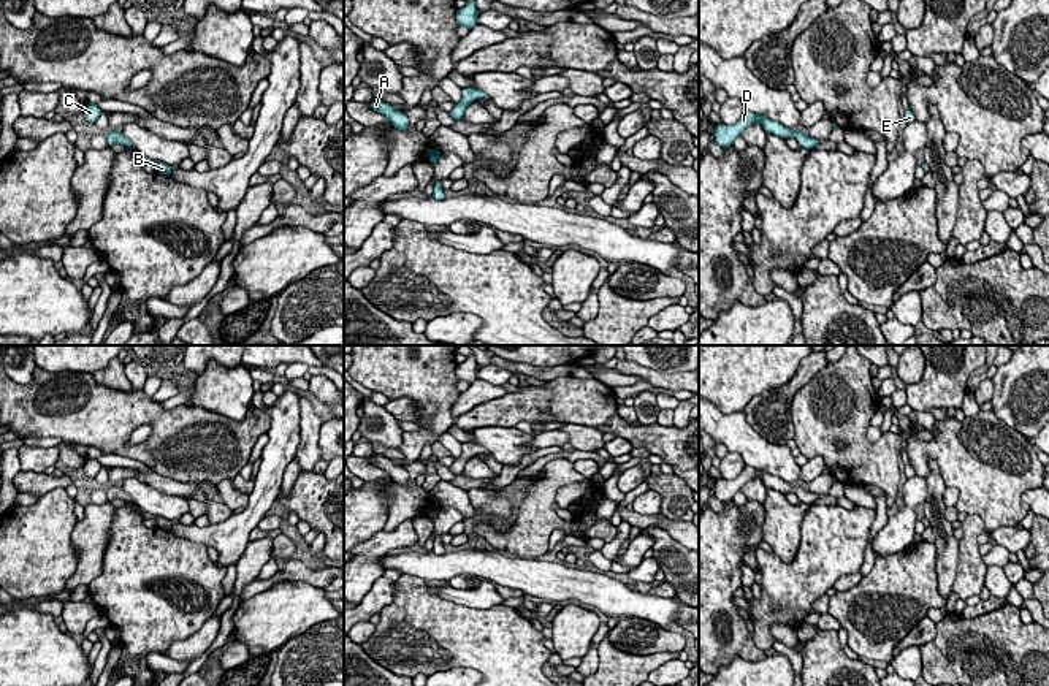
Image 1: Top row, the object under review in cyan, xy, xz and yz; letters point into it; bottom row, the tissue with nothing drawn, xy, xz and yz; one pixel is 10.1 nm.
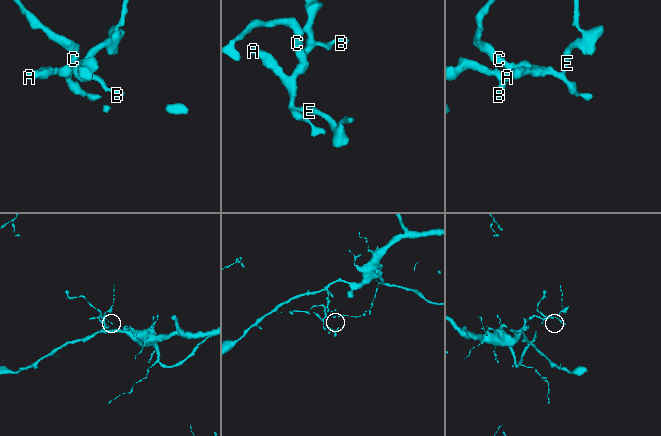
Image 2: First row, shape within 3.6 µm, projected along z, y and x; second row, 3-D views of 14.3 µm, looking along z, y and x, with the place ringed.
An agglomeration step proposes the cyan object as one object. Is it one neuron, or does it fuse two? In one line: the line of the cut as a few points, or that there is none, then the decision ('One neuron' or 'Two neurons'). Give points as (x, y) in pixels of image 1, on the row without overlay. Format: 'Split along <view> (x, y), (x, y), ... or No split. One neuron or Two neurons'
No split. One neuron

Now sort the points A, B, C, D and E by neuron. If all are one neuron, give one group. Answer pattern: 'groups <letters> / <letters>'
groups A B C D E

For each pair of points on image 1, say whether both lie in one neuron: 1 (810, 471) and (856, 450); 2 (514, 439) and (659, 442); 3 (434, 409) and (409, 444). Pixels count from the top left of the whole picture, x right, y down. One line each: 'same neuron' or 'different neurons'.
1: different neurons
2: different neurons
3: same neuron

